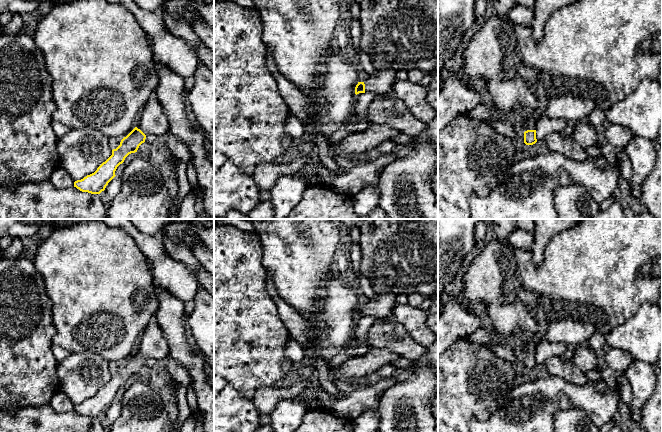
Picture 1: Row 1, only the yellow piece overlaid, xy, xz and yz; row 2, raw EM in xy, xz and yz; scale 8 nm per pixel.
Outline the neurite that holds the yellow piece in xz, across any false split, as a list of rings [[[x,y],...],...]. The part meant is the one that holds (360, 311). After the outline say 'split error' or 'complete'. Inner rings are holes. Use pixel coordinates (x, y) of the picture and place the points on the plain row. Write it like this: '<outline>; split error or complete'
[[[376,293],[374,300],[369,300],[364,306],[358,306],[355,318],[373,316],[376,320],[386,320],[392,316],[396,296],[392,293]]]; split error

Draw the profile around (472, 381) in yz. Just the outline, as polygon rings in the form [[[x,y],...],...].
[[[465,337],[457,339],[456,343],[438,358],[438,432],[469,432],[470,423],[474,418],[478,420],[486,420],[492,413],[496,411],[502,401],[518,384],[517,376],[518,374],[515,371],[514,364],[496,356],[487,347],[487,344],[468,342]]]

